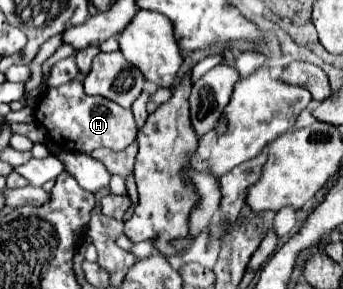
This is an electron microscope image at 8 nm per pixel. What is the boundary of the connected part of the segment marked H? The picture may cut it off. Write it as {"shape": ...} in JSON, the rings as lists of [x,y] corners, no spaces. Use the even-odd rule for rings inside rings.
{"shape":[[[74,79],[60,87],[48,87],[34,109],[34,117],[44,125],[52,141],[64,143],[58,145],[60,149],[80,151],[80,153],[92,153],[98,147],[122,151],[136,139],[138,131],[130,109],[124,109],[100,95],[86,95],[80,79]]]}

